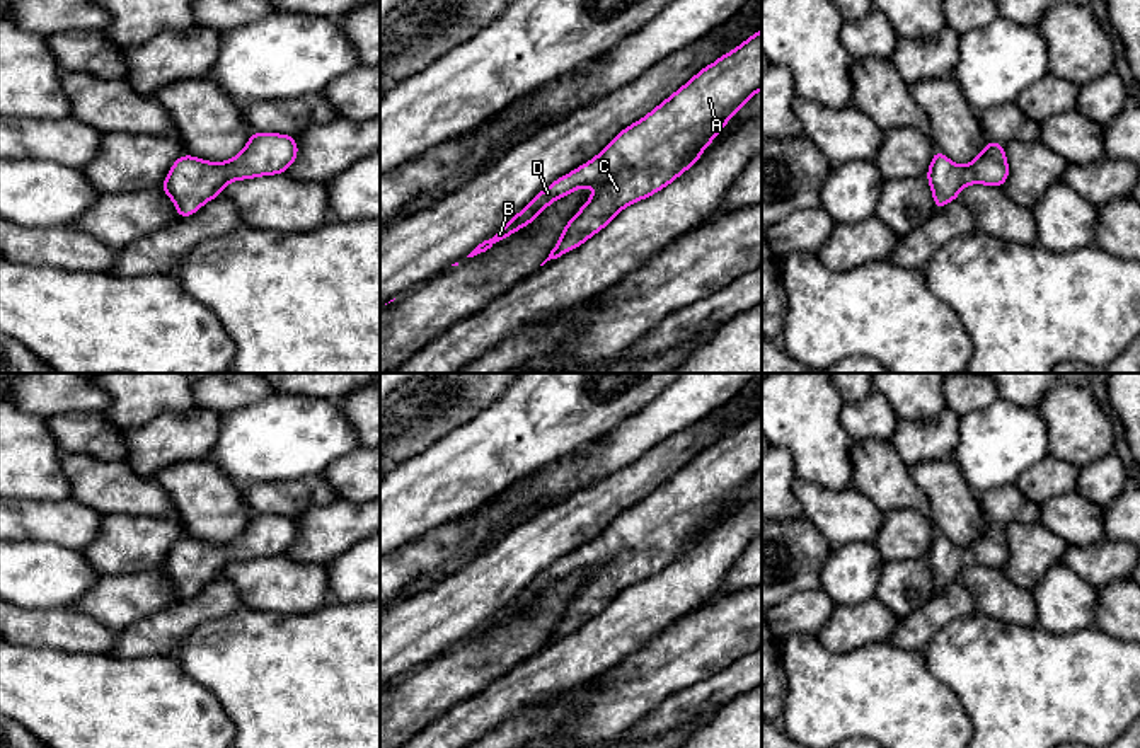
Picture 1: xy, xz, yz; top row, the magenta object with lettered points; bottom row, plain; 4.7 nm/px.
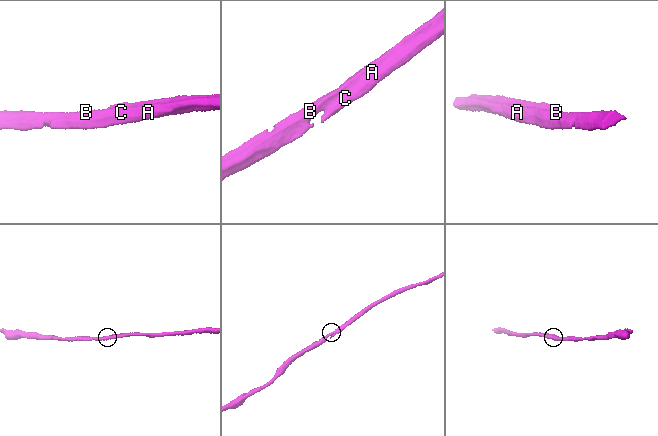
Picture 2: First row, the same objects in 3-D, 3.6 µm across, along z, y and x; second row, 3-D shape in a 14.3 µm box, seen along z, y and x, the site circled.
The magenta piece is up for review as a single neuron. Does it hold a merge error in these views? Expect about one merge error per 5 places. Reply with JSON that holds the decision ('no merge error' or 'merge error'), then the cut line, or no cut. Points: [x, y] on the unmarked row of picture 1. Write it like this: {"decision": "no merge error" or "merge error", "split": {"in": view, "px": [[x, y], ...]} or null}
{"decision": "no merge error", "split": null}

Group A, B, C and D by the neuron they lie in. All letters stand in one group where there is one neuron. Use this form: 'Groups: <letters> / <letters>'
Groups: A B C D

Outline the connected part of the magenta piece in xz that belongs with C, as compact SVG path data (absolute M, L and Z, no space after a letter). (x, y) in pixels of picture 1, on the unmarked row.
M762 411L743 423L736 431L702 450L648 498L622 511L595 540L559 559L549 569L540 573L508 603L506 608L499 610L492 619L479 625L467 639L486 634L492 627L511 619L516 612L530 607L540 593L556 581L593 566L598 571L566 605L561 620L540 647L579 629L584 622L591 620L596 613L607 608L625 588L661 573L690 550L702 538L704 530L709 528L716 516L728 506L731 498L760 470Z

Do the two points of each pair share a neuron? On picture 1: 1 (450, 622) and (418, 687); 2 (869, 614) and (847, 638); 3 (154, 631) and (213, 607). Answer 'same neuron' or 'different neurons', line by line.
1: different neurons
2: same neuron
3: same neuron

